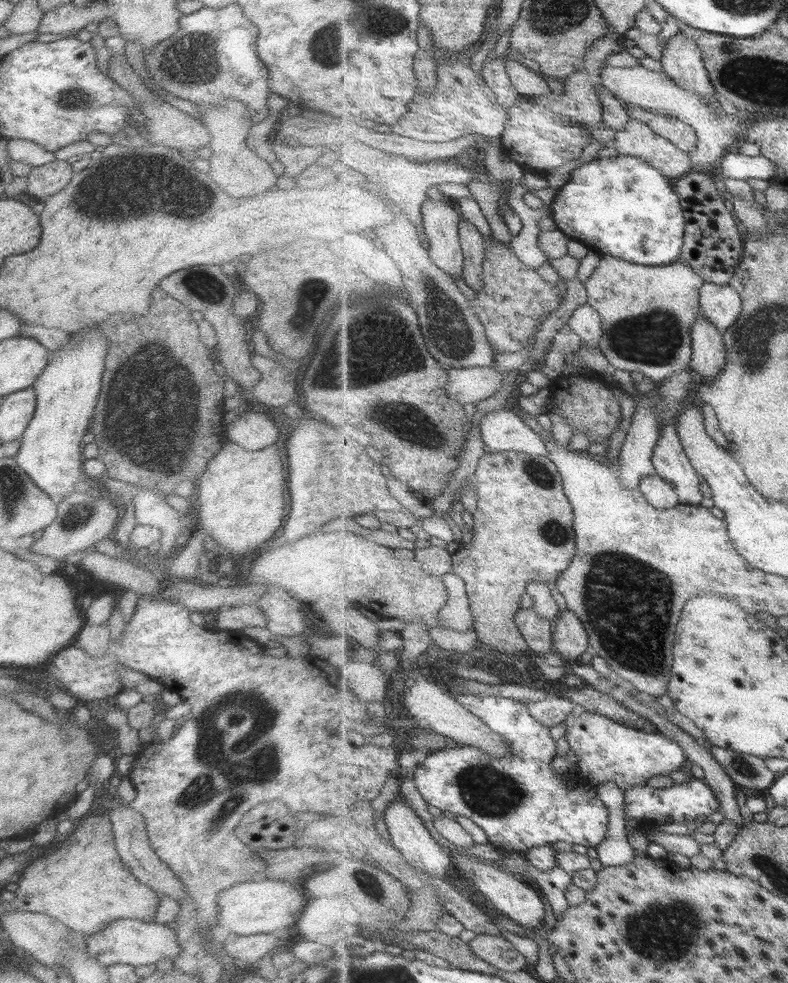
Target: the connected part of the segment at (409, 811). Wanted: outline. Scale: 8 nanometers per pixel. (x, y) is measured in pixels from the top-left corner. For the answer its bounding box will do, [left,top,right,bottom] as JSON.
[384,799,453,878]

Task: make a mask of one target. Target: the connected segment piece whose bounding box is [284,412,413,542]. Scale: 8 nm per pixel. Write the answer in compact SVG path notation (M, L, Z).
M307 412L305 418L300 420L302 422L298 424L298 428L294 428L294 432L288 440L290 492L294 494L292 496L292 510L294 512L288 514L288 522L286 522L286 528L284 528L284 540L286 542L304 538L312 530L320 528L322 524L326 524L328 520L334 520L334 518L352 518L364 513L377 515L378 512L413 514L410 509L407 509L392 495L389 478L382 472L380 462L376 462L376 458L372 458L362 444L350 442L350 434L348 434L348 442L342 442L342 434L336 434L336 430L332 426L318 422Z

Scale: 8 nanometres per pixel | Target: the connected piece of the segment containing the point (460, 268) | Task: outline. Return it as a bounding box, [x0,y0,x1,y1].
[423,199,466,281]

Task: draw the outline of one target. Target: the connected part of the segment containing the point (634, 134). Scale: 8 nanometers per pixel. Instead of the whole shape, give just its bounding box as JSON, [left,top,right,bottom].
[617,119,693,180]

